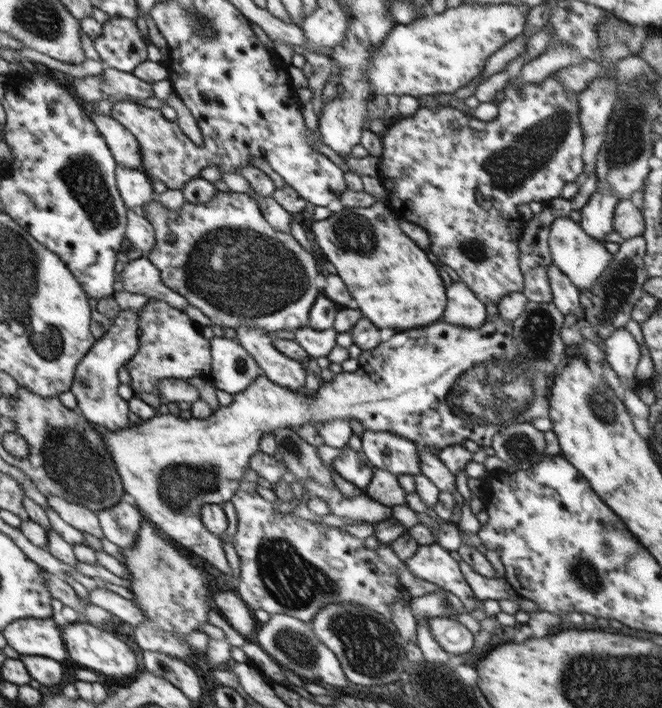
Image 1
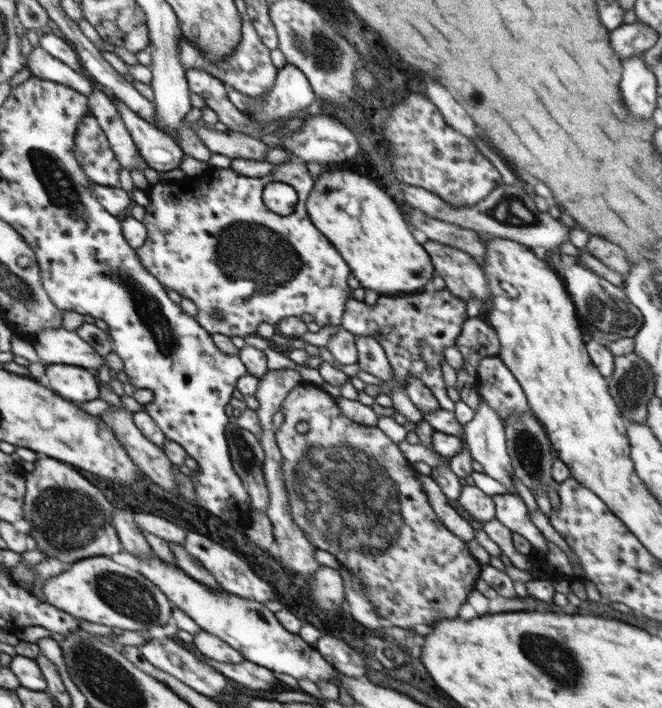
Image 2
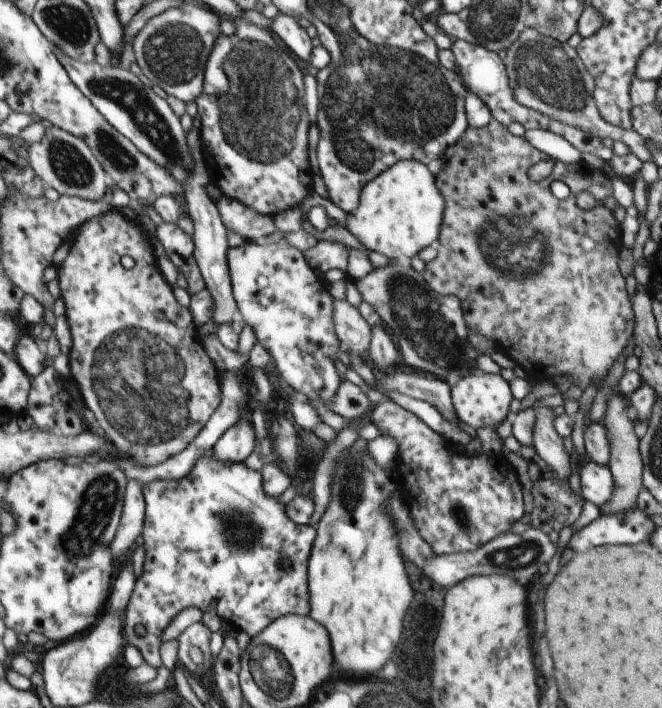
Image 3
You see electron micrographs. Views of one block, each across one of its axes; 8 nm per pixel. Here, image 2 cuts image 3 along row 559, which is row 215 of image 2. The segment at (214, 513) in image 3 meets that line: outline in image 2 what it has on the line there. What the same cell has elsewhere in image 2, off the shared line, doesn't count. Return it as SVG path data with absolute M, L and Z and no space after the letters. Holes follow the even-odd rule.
M289 151L286 152L290 154L291 159L282 164L274 164L274 170L272 170L268 176L262 176L262 178L248 177L248 175L240 174L238 171L232 169L232 167L228 167L225 169L209 169L205 174L198 176L196 180L192 179L188 181L188 178L185 177L184 184L186 184L186 186L184 186L184 184L174 186L174 184L157 183L147 190L150 203L144 208L145 216L142 221L147 228L147 237L144 244L138 249L140 262L143 262L144 267L151 271L152 274L155 274L156 278L159 279L164 286L176 291L180 297L188 298L188 300L192 300L192 302L196 304L198 313L195 317L199 319L199 322L212 335L224 334L224 336L231 337L257 335L258 324L262 324L262 322L275 326L280 320L284 320L284 318L290 318L290 316L300 317L302 314L311 314L314 316L316 324L320 327L326 326L327 324L342 324L341 320L342 315L344 315L346 298L352 297L352 289L347 284L351 268L346 264L344 258L340 256L338 250L332 246L332 242L314 226L314 223L312 223L308 216L306 200L314 186L315 179L308 174L306 162L293 156ZM270 182L284 182L284 184L289 184L296 190L298 202L292 214L282 216L266 207L266 203L262 200L262 194L264 187L266 184L270 184Z

